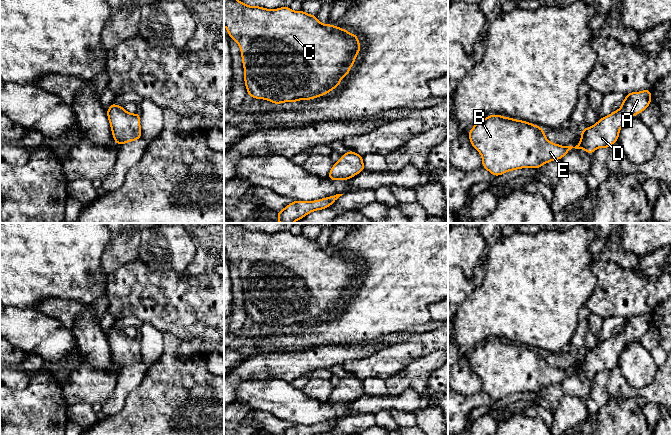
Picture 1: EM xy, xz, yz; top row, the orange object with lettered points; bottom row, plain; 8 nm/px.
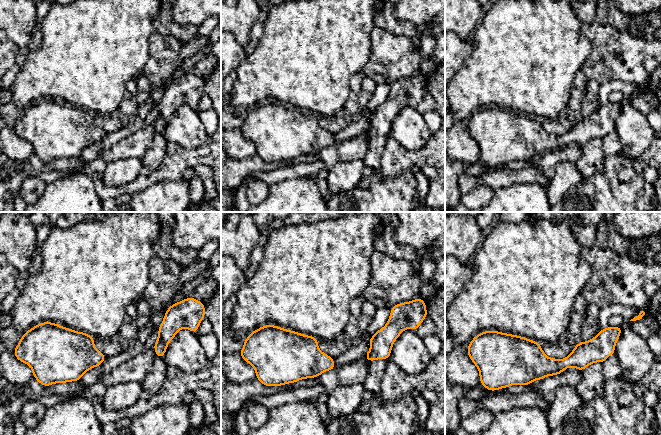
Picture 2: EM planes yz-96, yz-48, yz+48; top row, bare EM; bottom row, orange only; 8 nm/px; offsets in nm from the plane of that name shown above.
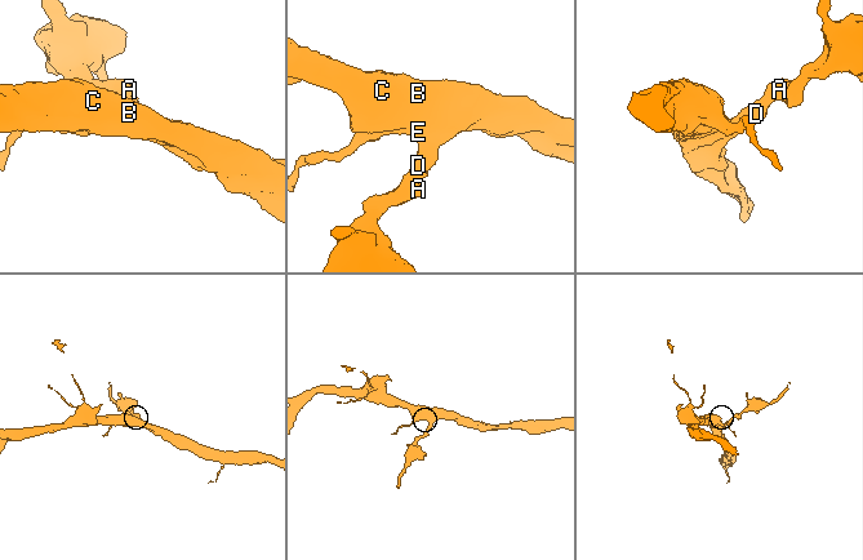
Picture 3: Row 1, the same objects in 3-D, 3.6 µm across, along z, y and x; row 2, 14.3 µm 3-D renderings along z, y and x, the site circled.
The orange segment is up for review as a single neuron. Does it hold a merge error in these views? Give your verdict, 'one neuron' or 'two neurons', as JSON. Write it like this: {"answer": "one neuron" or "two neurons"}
{"answer": "one neuron"}

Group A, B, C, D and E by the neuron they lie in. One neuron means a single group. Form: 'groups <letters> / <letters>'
groups A B C D E

